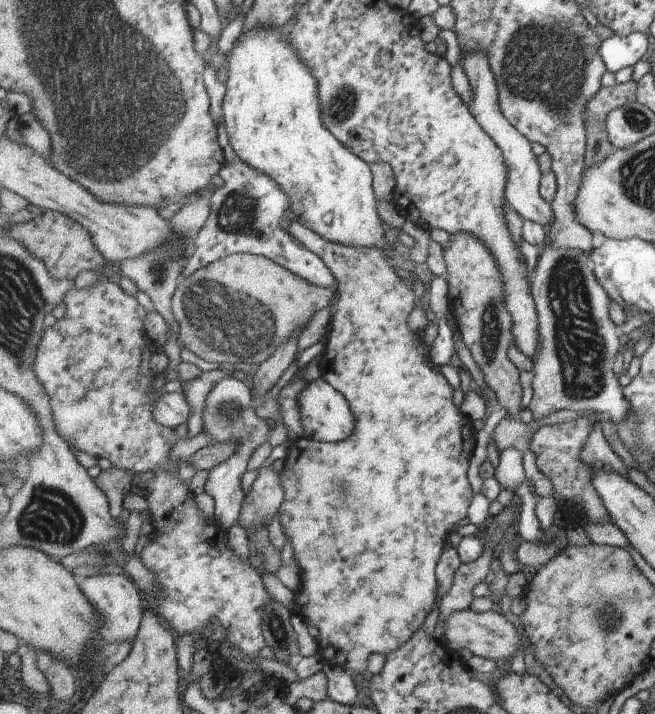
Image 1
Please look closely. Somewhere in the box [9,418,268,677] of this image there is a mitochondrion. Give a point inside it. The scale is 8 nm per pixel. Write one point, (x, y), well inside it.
(52, 517)

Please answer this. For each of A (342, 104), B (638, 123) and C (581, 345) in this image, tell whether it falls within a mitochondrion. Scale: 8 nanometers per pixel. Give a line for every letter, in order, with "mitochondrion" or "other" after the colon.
A: mitochondrion
B: mitochondrion
C: mitochondrion

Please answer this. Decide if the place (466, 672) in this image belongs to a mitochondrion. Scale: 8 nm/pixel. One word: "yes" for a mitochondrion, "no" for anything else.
no

